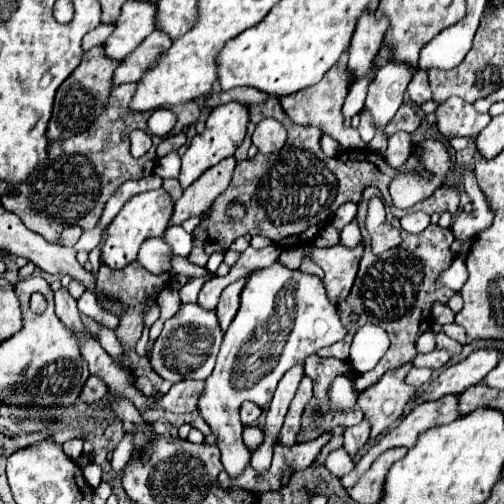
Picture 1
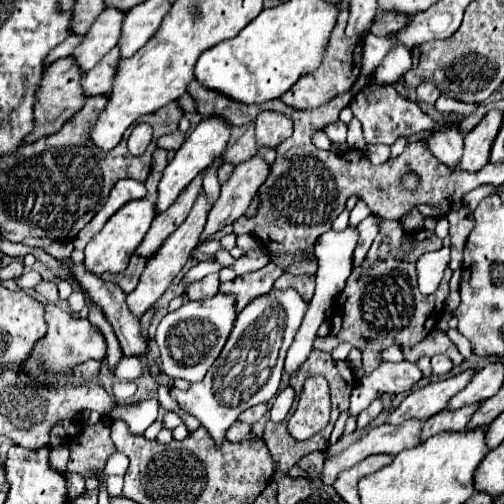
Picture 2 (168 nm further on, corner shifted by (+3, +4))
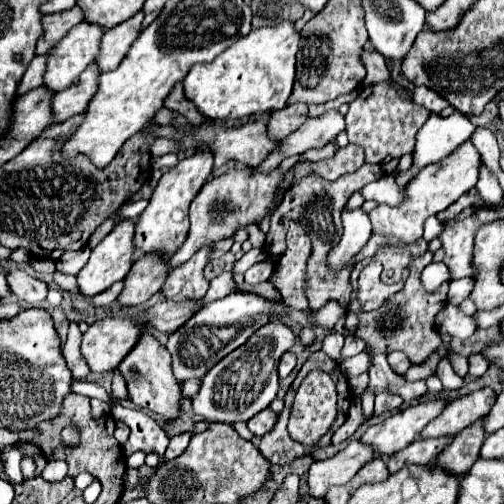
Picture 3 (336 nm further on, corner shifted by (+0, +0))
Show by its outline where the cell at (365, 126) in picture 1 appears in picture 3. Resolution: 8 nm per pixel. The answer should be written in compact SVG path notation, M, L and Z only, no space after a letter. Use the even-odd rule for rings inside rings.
M380 82L374 86L364 86L354 102L350 102L350 110L346 114L346 134L352 144L358 144L366 152L366 164L382 164L386 156L400 158L404 154L412 154L416 134L426 122L426 108L404 98L390 82Z

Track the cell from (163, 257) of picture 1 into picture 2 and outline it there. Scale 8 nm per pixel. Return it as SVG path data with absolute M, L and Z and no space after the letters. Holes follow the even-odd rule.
M201 192L199 198L197 198L197 202L195 202L195 206L193 206L193 210L191 210L191 214L187 216L187 220L163 242L163 246L159 246L159 250L151 256L151 260L147 260L147 266L145 266L145 270L141 274L141 280L139 280L137 288L127 296L127 306L129 306L131 314L135 314L137 318L141 318L163 296L163 292L167 290L167 286L171 284L171 280L185 266L185 262L191 256L193 248L199 244L199 236L203 232L203 226L205 226L209 210L211 210L211 206L209 206L209 202L205 200L205 196Z

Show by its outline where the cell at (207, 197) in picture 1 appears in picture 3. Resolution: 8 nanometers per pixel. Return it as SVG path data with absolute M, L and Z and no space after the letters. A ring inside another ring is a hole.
M160 254L140 256L124 278L124 290L118 296L118 304L126 308L144 304L152 294L160 292L166 276L168 266Z

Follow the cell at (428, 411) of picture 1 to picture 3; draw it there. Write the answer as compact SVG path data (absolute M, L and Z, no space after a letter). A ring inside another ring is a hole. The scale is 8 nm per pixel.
M352 440L344 450L326 458L322 462L314 462L308 472L308 494L312 498L322 498L326 490L334 484L344 484L354 478L354 474L374 458L370 446L364 446L358 440Z

